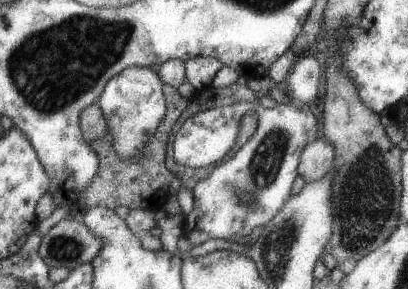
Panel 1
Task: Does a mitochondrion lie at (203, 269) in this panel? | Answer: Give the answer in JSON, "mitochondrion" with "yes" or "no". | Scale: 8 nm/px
{"mitochondrion":"no"}

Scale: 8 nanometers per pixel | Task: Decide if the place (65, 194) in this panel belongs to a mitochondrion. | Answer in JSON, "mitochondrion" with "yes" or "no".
{"mitochondrion":"no"}

